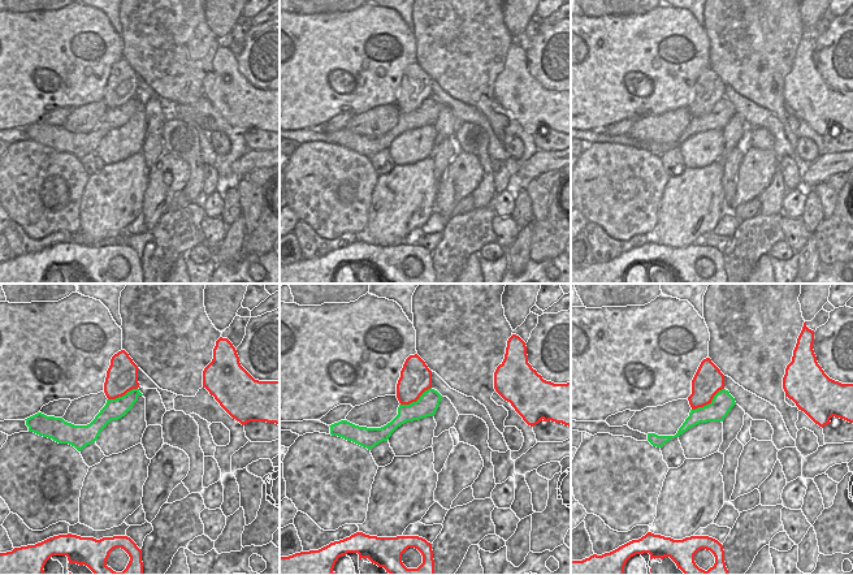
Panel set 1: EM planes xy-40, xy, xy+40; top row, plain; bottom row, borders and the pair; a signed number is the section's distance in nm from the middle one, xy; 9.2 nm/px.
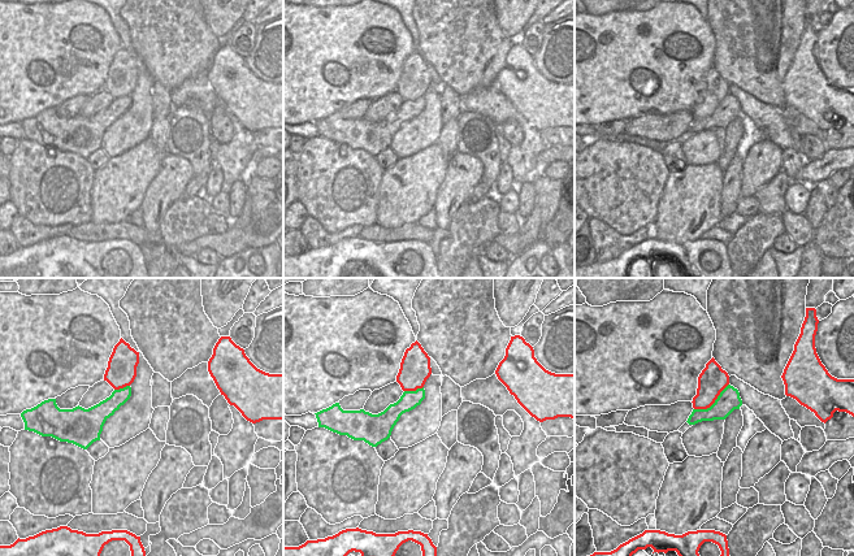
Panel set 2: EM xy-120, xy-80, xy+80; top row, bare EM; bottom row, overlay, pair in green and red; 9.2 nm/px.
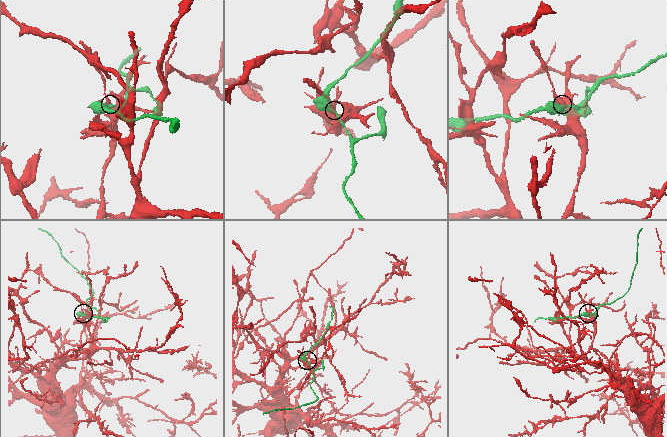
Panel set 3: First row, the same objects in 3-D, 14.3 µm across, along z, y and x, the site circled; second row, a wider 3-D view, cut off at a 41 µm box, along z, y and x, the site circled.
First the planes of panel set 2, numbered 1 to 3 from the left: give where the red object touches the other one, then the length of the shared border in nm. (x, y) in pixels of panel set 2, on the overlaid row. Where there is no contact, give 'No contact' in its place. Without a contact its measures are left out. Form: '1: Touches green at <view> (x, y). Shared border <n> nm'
1: Touches green at xy-120 (121, 389). Shared border 150 nm
2: Touches green at xy-80 (414, 391). Shared border 190 nm
3: Touches green at xy+80 (714, 403). Shared border 400 nm.

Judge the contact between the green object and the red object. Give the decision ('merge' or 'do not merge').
do not merge

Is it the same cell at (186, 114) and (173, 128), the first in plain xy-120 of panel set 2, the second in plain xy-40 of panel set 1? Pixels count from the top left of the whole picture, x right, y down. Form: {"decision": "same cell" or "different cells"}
{"decision": "same cell"}

